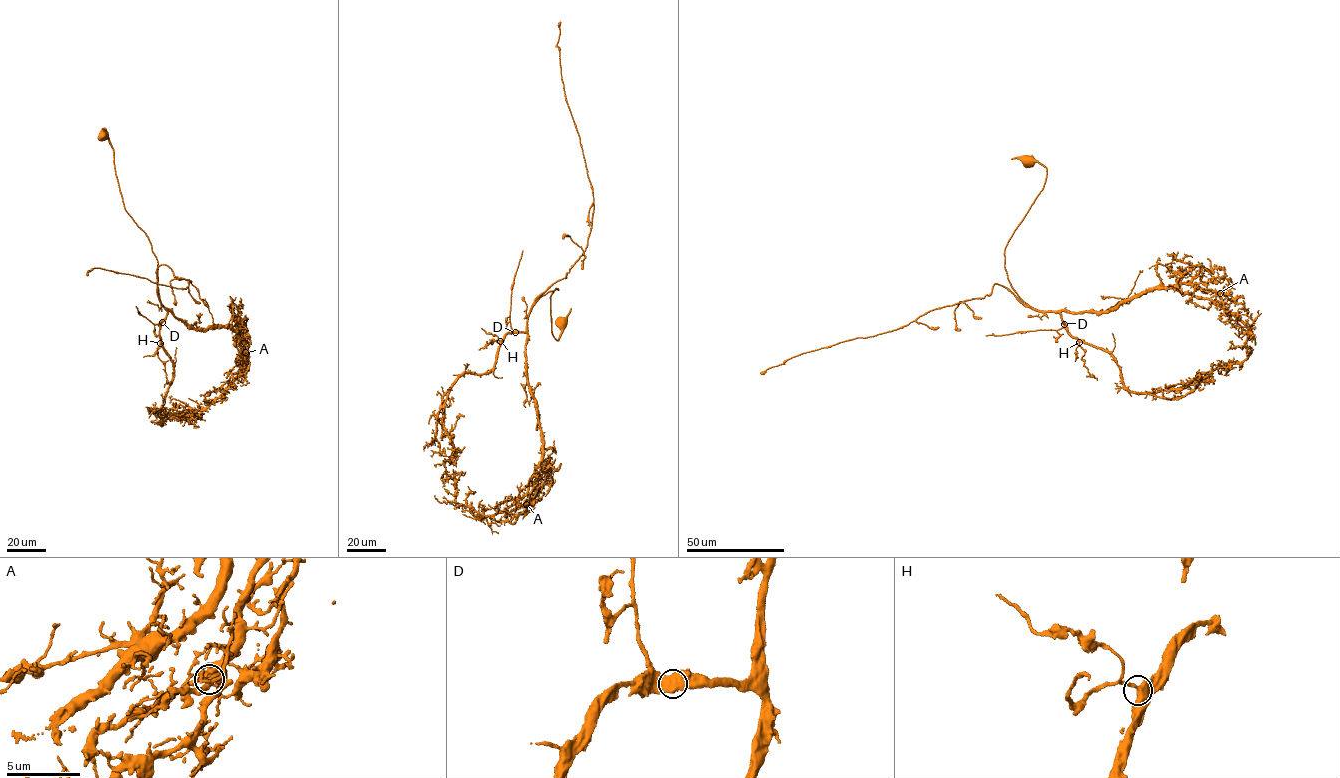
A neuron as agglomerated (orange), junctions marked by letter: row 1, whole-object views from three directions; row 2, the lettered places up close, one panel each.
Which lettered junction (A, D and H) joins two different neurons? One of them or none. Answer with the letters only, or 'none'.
none

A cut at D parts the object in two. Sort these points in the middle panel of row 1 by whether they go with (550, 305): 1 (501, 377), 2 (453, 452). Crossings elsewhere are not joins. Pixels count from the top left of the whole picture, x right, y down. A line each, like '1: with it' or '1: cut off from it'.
1: cut off from it
2: cut off from it

